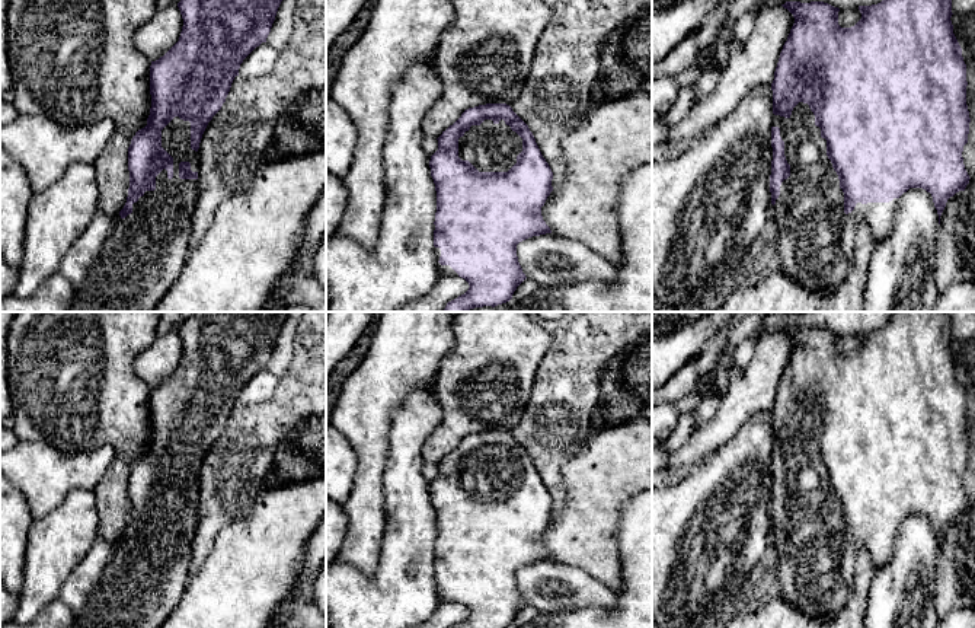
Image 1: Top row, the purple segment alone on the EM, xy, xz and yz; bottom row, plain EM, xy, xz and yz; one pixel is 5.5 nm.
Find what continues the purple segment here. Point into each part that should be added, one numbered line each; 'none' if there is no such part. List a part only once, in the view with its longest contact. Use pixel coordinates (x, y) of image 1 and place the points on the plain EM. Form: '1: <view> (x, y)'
1: yz (815, 564)

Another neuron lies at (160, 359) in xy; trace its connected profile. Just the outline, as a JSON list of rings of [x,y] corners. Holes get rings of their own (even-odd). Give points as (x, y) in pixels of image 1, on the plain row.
[[[178,332],[157,335],[134,361],[137,376],[150,388],[163,383],[178,367],[183,345]]]

